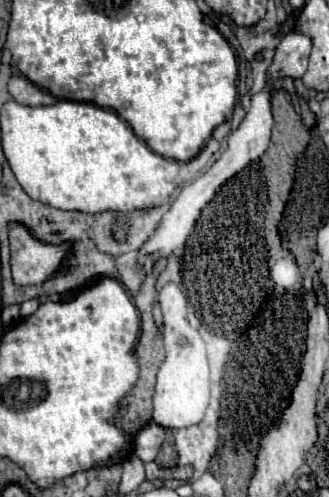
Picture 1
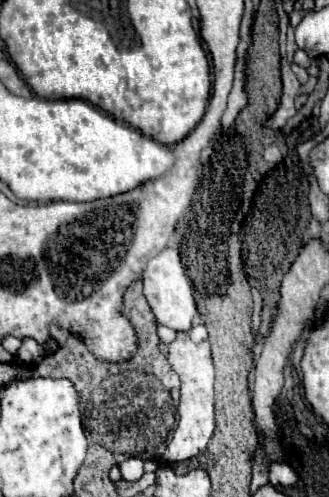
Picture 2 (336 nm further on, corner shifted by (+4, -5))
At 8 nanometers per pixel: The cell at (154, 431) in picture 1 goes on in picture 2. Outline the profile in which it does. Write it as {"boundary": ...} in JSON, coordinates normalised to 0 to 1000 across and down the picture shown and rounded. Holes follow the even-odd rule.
{"boundary":[[[389,920],[365,932],[365,948],[383,968],[419,968],[438,956],[438,928],[426,920]]]}

